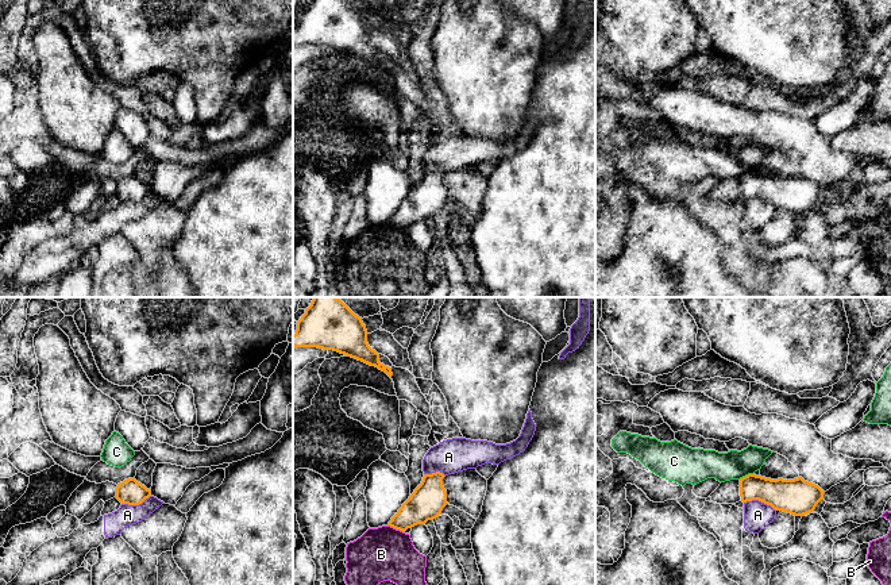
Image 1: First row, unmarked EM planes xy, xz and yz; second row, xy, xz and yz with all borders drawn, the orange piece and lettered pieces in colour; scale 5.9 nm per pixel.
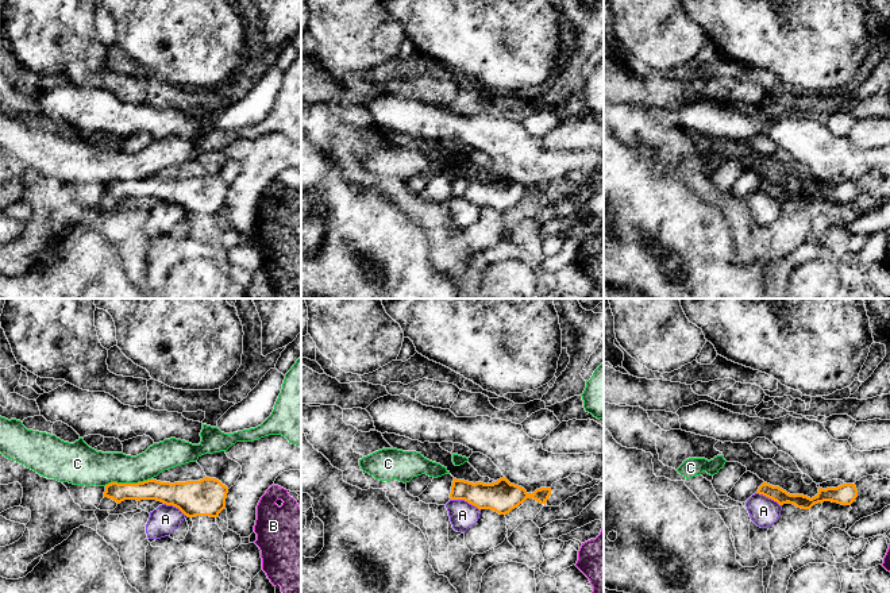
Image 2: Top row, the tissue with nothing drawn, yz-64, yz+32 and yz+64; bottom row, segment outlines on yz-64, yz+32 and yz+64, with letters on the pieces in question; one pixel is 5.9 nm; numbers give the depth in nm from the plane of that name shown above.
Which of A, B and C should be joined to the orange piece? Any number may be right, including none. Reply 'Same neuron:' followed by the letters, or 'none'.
Same neuron: none

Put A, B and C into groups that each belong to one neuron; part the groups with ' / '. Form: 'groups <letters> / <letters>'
groups A / B / C

